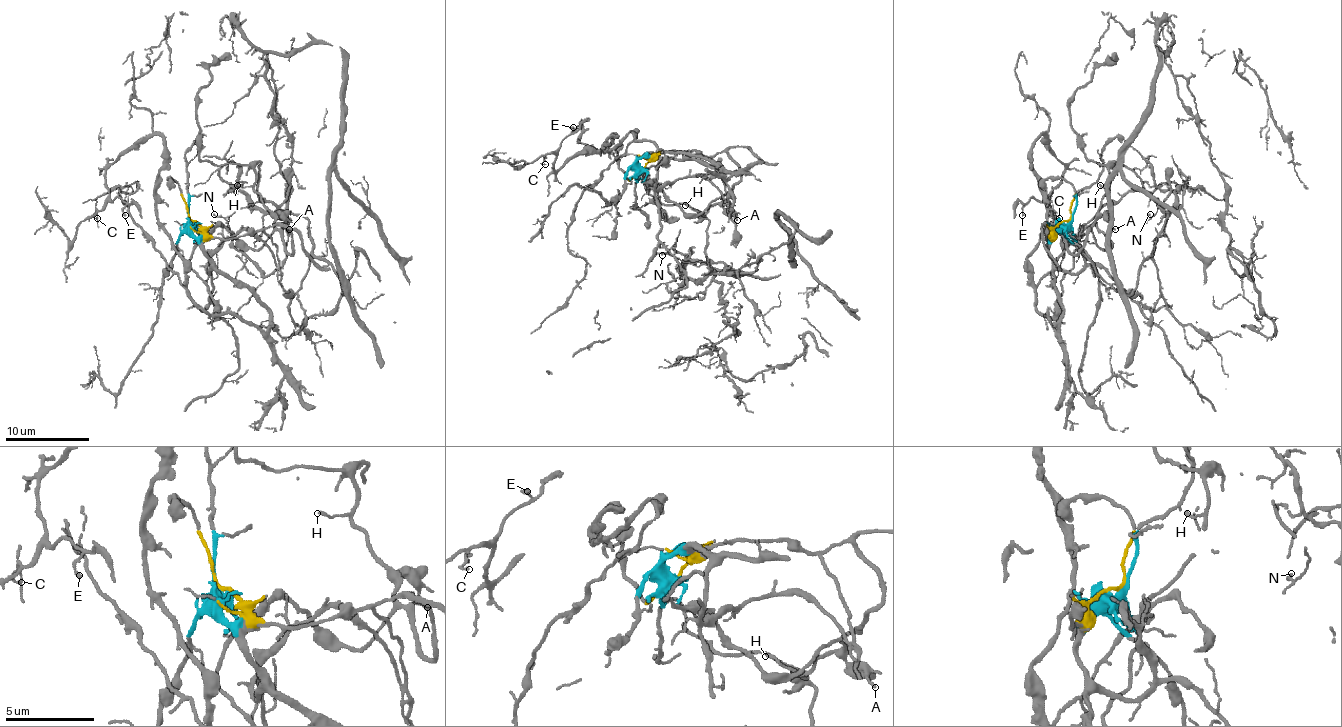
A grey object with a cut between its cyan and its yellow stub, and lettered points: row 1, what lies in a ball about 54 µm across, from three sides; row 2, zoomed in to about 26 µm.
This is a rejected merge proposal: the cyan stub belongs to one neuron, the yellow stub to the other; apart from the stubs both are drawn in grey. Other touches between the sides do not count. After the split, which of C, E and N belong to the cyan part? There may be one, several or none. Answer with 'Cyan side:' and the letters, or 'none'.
Cyan side: C, E

